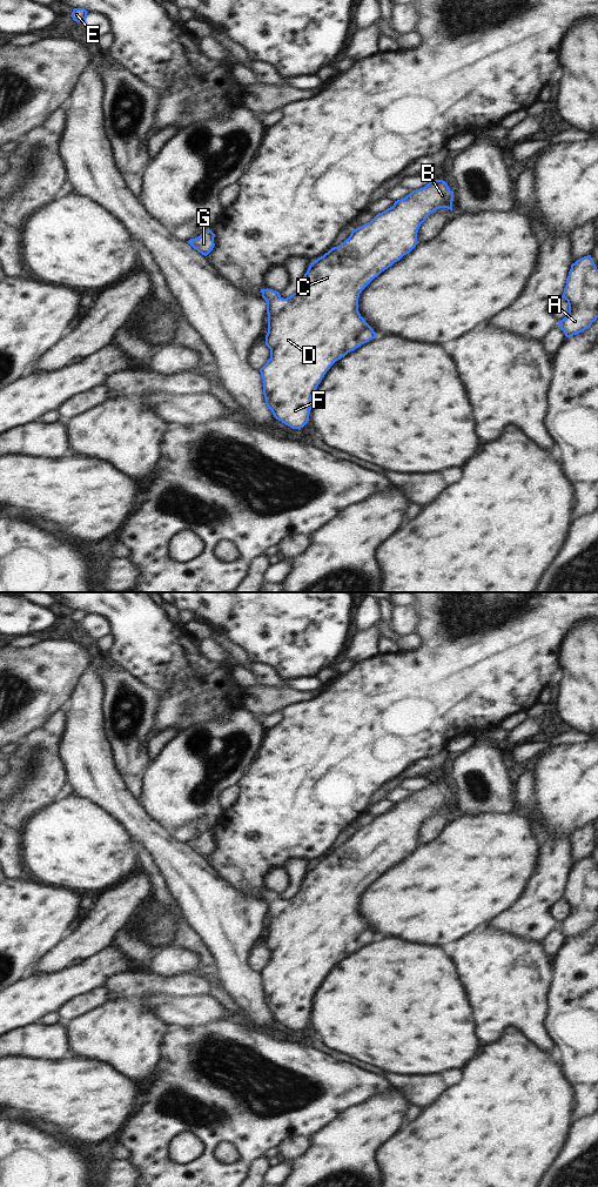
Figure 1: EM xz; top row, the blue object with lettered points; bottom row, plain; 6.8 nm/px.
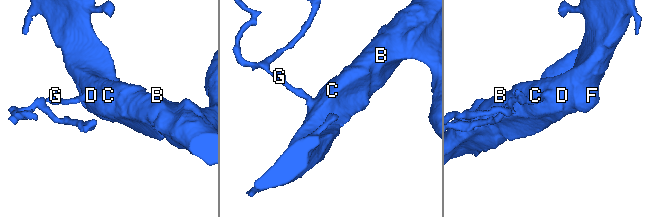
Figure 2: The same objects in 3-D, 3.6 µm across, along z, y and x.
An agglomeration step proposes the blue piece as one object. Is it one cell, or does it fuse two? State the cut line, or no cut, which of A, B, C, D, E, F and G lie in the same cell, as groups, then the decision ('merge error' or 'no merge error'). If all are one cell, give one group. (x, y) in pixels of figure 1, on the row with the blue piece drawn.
no cut; A B C D E F G; no merge error

